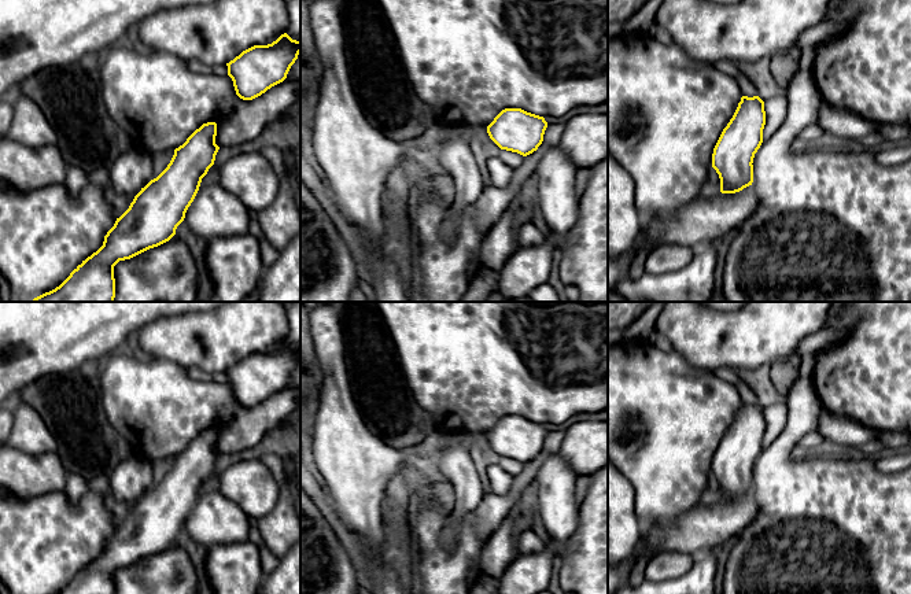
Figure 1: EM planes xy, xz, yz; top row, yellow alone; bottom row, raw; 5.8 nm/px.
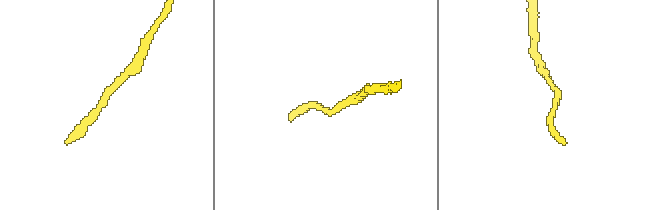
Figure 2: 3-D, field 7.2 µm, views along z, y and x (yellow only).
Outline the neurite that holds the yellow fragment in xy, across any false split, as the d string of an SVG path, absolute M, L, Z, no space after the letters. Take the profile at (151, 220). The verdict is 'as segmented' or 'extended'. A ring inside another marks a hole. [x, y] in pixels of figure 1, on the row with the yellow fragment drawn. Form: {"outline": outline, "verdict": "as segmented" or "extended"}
{"outline": "M215 122L203 123L196 129L182 145L174 150L167 167L141 188L129 209L117 218L114 226L104 236L103 246L82 261L59 287L32 302L114 302L114 266L119 261L130 259L169 241L176 235L177 226L184 221L185 213L199 191L202 178L214 165L220 150L215 136Z", "verdict": "as segmented"}

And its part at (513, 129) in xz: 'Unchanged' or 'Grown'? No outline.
Unchanged

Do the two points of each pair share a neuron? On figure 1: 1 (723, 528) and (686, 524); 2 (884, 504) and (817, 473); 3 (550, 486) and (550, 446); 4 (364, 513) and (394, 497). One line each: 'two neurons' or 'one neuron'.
1: one neuron
2: one neuron
3: two neurons
4: two neurons

